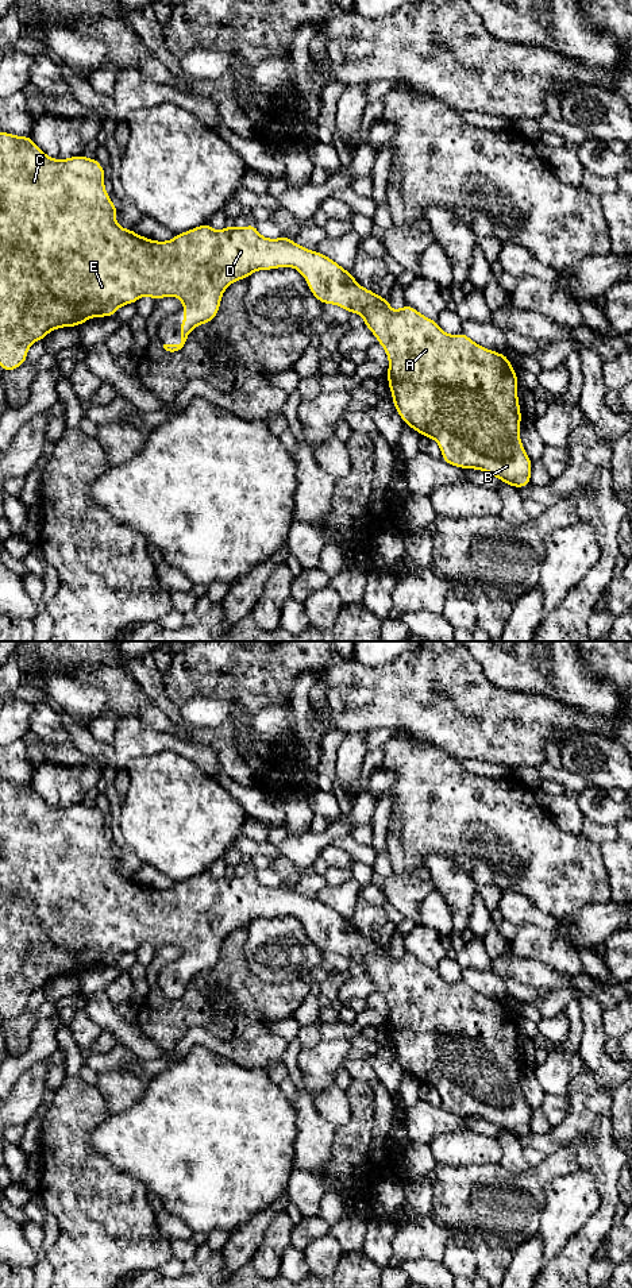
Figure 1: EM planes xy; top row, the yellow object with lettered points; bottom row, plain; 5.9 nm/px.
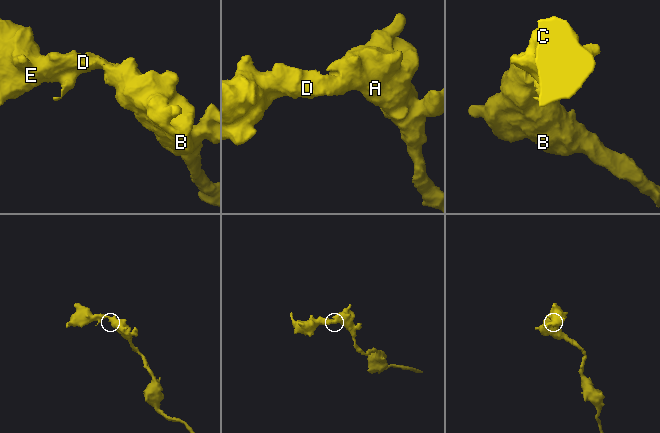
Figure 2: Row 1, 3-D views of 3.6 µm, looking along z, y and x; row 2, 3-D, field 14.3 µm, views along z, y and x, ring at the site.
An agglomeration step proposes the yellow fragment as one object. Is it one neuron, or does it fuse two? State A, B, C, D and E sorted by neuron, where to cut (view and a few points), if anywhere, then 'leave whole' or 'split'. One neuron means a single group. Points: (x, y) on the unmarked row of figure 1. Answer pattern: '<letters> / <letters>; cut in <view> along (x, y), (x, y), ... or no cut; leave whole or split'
A B C D E; no cut; leave whole

